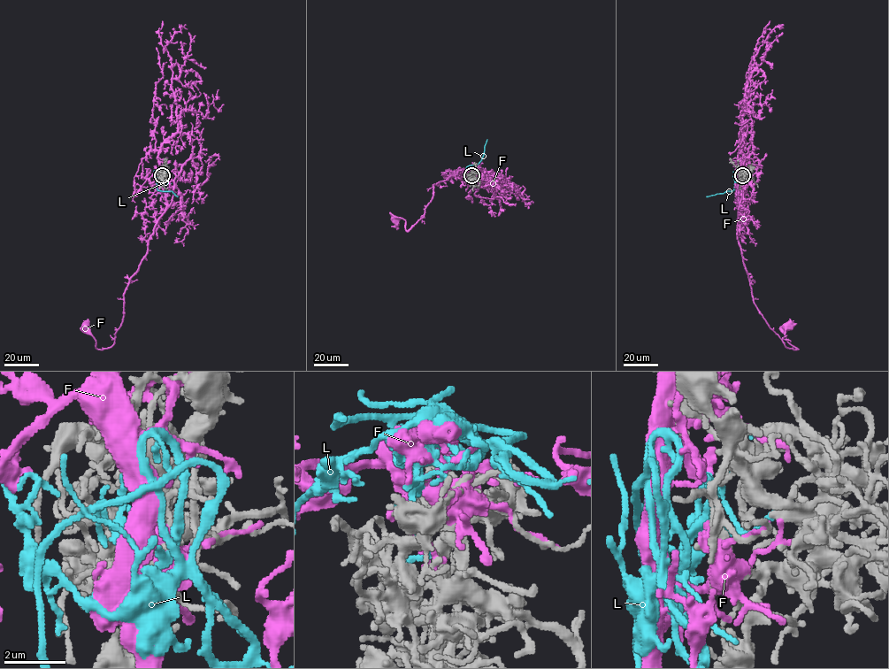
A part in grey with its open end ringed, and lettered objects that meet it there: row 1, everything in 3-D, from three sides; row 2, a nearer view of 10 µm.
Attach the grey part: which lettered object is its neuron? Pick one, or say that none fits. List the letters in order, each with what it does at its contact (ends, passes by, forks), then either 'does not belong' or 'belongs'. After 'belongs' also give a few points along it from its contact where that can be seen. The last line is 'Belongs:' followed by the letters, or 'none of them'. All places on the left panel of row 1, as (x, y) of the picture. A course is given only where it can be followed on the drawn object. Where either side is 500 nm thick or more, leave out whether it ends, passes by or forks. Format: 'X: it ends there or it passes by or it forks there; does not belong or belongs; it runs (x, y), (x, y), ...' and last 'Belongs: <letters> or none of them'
F: it ends there; does not belong
L: it ends there; belongs; it runs (161, 174), (157, 178), (157, 188), (171, 191), (178, 196)
Belongs: L

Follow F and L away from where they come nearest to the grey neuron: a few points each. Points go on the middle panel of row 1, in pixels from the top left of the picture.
F: (471, 175), (472, 169), (476, 172), (460, 170), (433, 185), (424, 216), (409, 229), (403, 219), (395, 219)
L: (471, 175), (469, 168), (466, 168), (480, 161), (487, 139)

